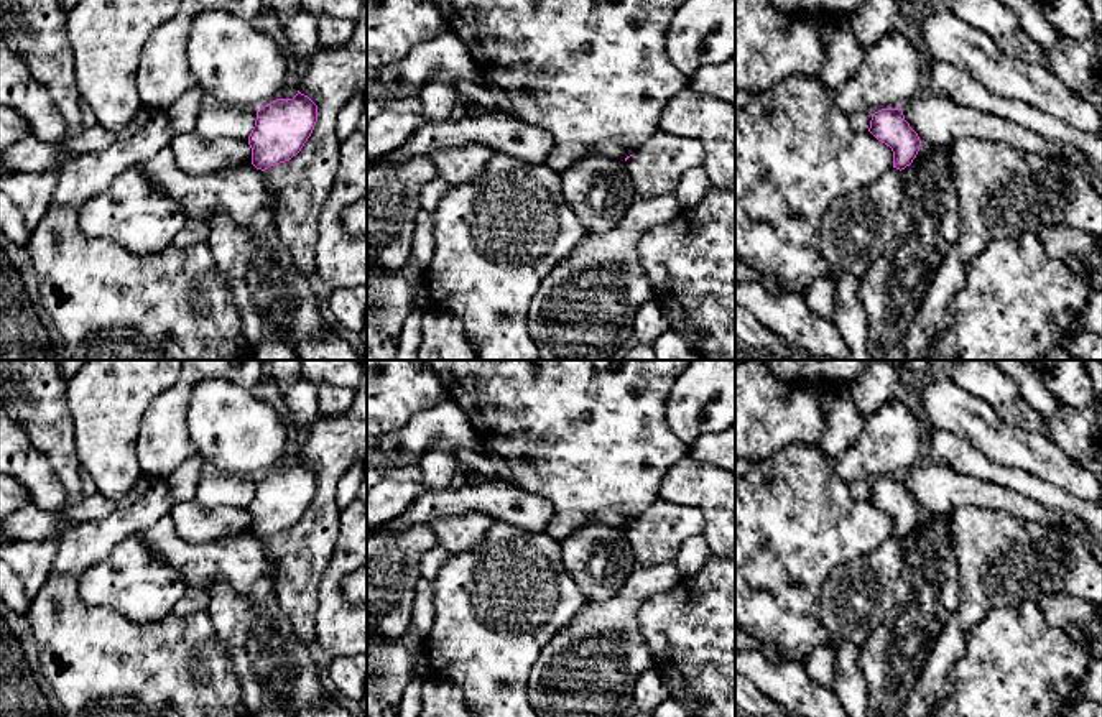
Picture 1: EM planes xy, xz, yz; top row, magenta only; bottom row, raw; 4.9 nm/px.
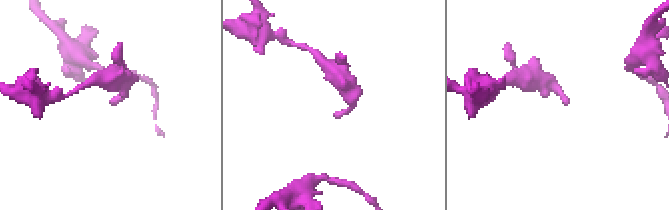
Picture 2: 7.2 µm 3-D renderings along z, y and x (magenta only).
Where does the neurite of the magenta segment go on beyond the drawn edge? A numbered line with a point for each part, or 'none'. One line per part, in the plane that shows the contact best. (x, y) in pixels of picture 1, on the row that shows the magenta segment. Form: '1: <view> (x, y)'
none

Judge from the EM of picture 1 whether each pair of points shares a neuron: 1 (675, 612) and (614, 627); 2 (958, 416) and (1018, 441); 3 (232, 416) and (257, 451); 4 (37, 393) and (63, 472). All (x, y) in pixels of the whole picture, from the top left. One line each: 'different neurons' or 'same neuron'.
1: different neurons
2: same neuron
3: same neuron
4: same neuron

